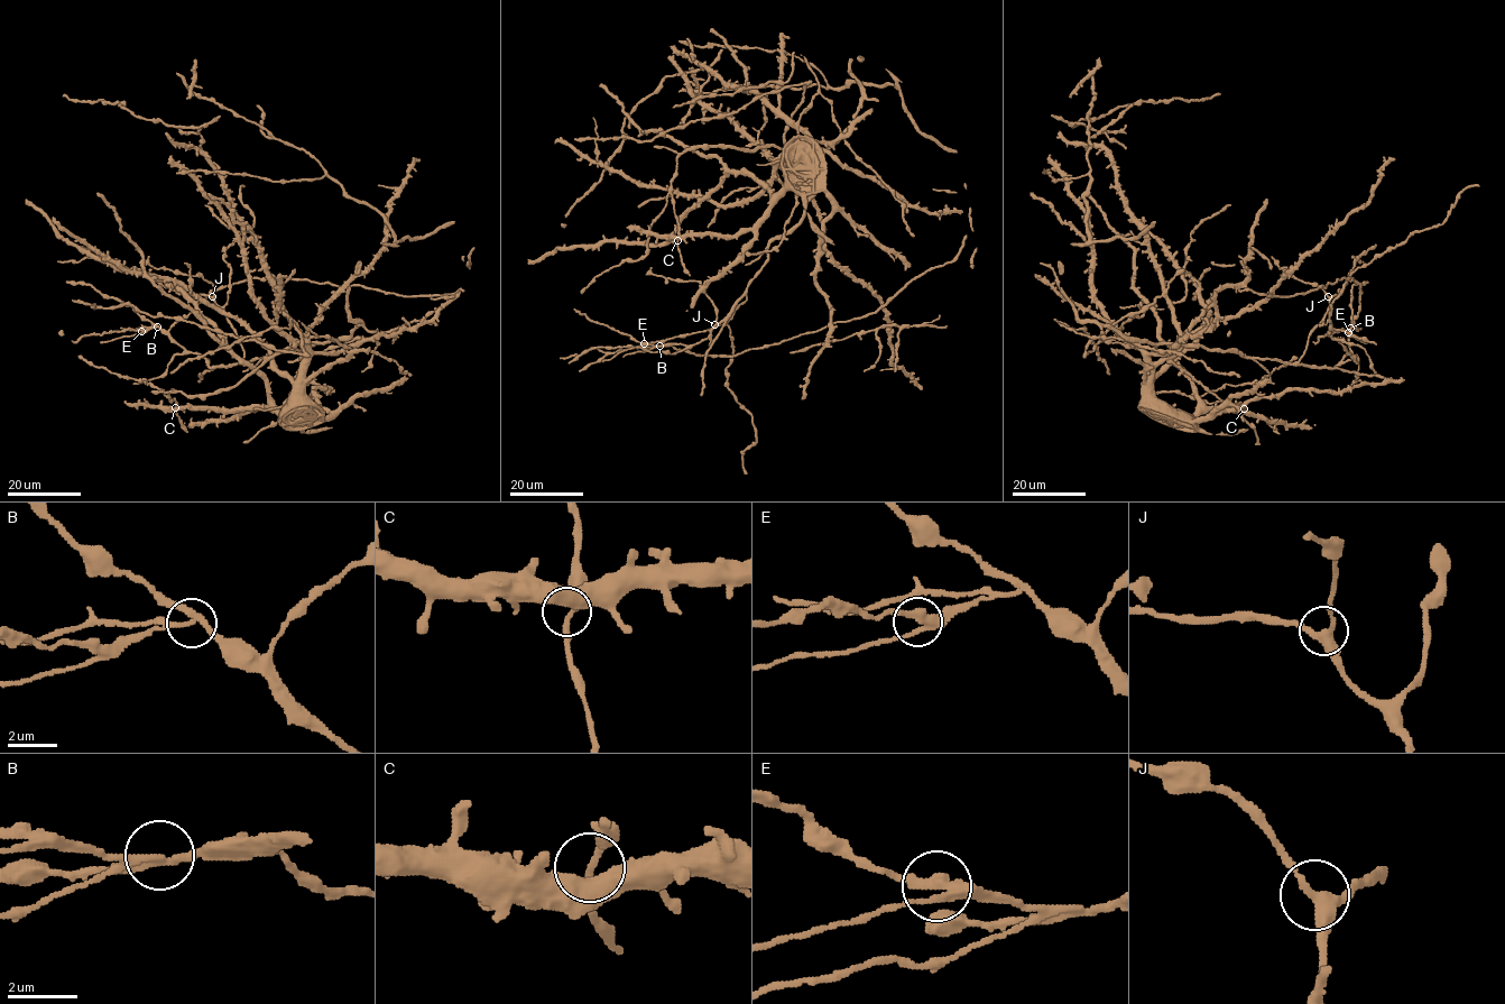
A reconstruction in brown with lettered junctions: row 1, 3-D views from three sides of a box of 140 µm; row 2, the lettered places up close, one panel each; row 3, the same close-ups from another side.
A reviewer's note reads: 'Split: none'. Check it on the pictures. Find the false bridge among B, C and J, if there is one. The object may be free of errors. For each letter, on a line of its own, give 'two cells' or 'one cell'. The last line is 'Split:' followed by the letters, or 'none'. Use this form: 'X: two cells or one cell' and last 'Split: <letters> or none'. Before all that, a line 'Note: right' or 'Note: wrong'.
Note: wrong
B: two cells
C: one cell
J: one cell
Split: B

